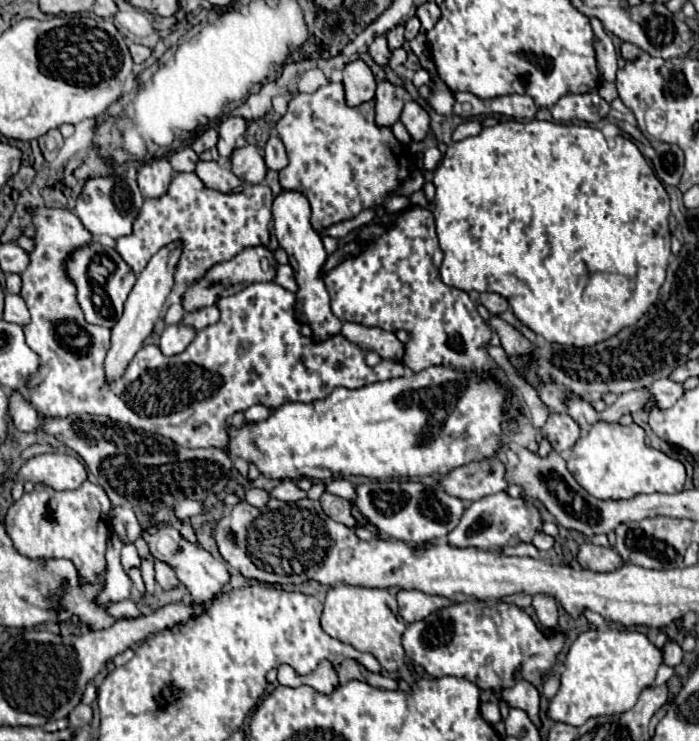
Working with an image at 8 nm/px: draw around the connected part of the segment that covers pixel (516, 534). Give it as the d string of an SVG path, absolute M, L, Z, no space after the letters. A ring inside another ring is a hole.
M501 491L495 495L487 495L475 503L469 503L461 517L461 523L447 535L447 541L453 547L479 547L479 549L515 547L519 543L531 543L541 525L543 519L533 501L527 501L523 497L513 499L505 491Z

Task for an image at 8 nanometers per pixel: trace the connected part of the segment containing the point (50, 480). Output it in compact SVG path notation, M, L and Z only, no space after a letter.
M47 453L25 461L15 479L17 481L27 479L31 483L47 483L57 491L79 489L87 481L87 469L73 455Z

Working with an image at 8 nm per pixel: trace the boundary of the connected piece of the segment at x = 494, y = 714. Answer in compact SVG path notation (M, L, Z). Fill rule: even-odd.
M491 701L491 703L483 703L483 705L481 705L481 715L483 715L483 719L487 719L487 723L491 723L491 725L495 725L497 721L501 721L499 705L497 705L495 701Z

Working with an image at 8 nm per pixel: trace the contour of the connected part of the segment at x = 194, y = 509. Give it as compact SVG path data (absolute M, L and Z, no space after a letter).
M179 501L179 503L173 503L171 509L173 509L175 517L181 519L181 521L187 521L189 517L203 513L203 507L201 507L199 501Z

